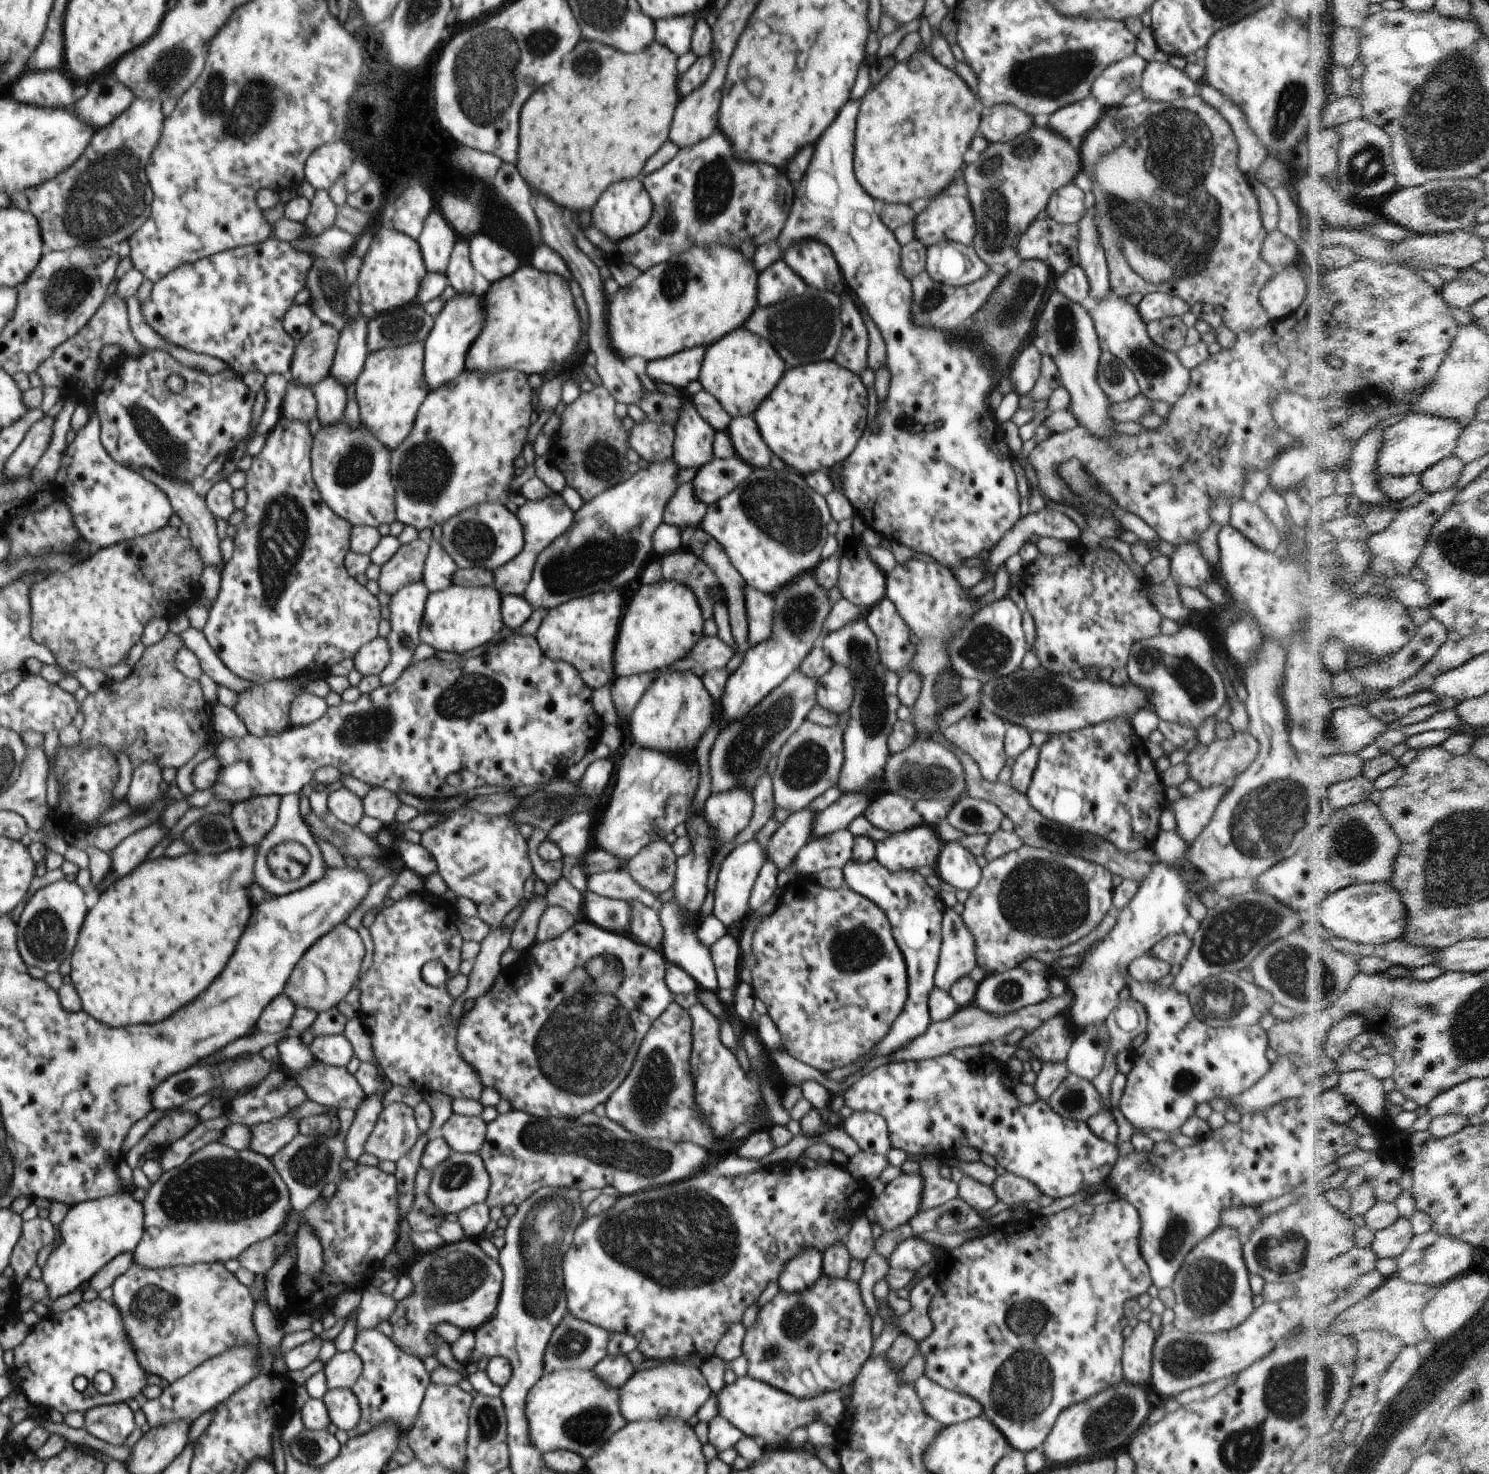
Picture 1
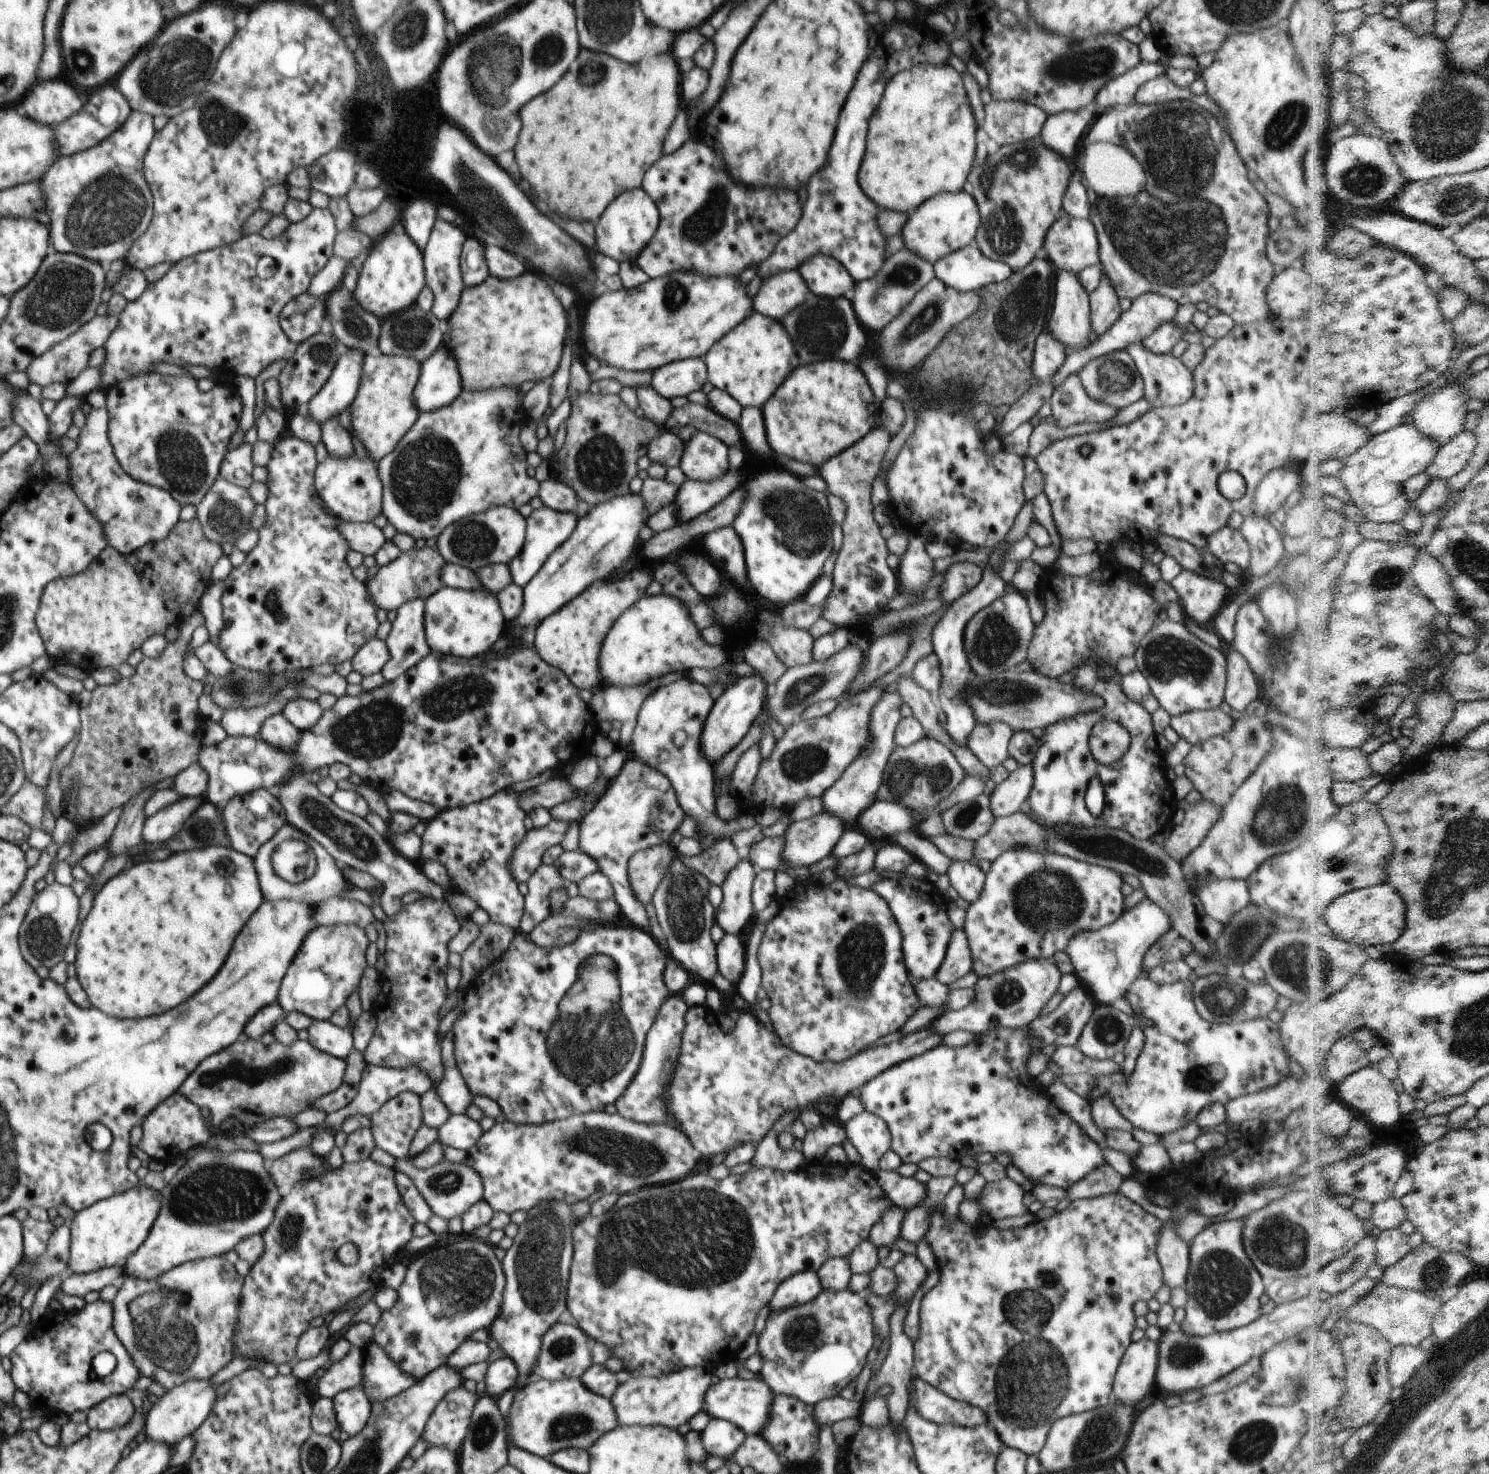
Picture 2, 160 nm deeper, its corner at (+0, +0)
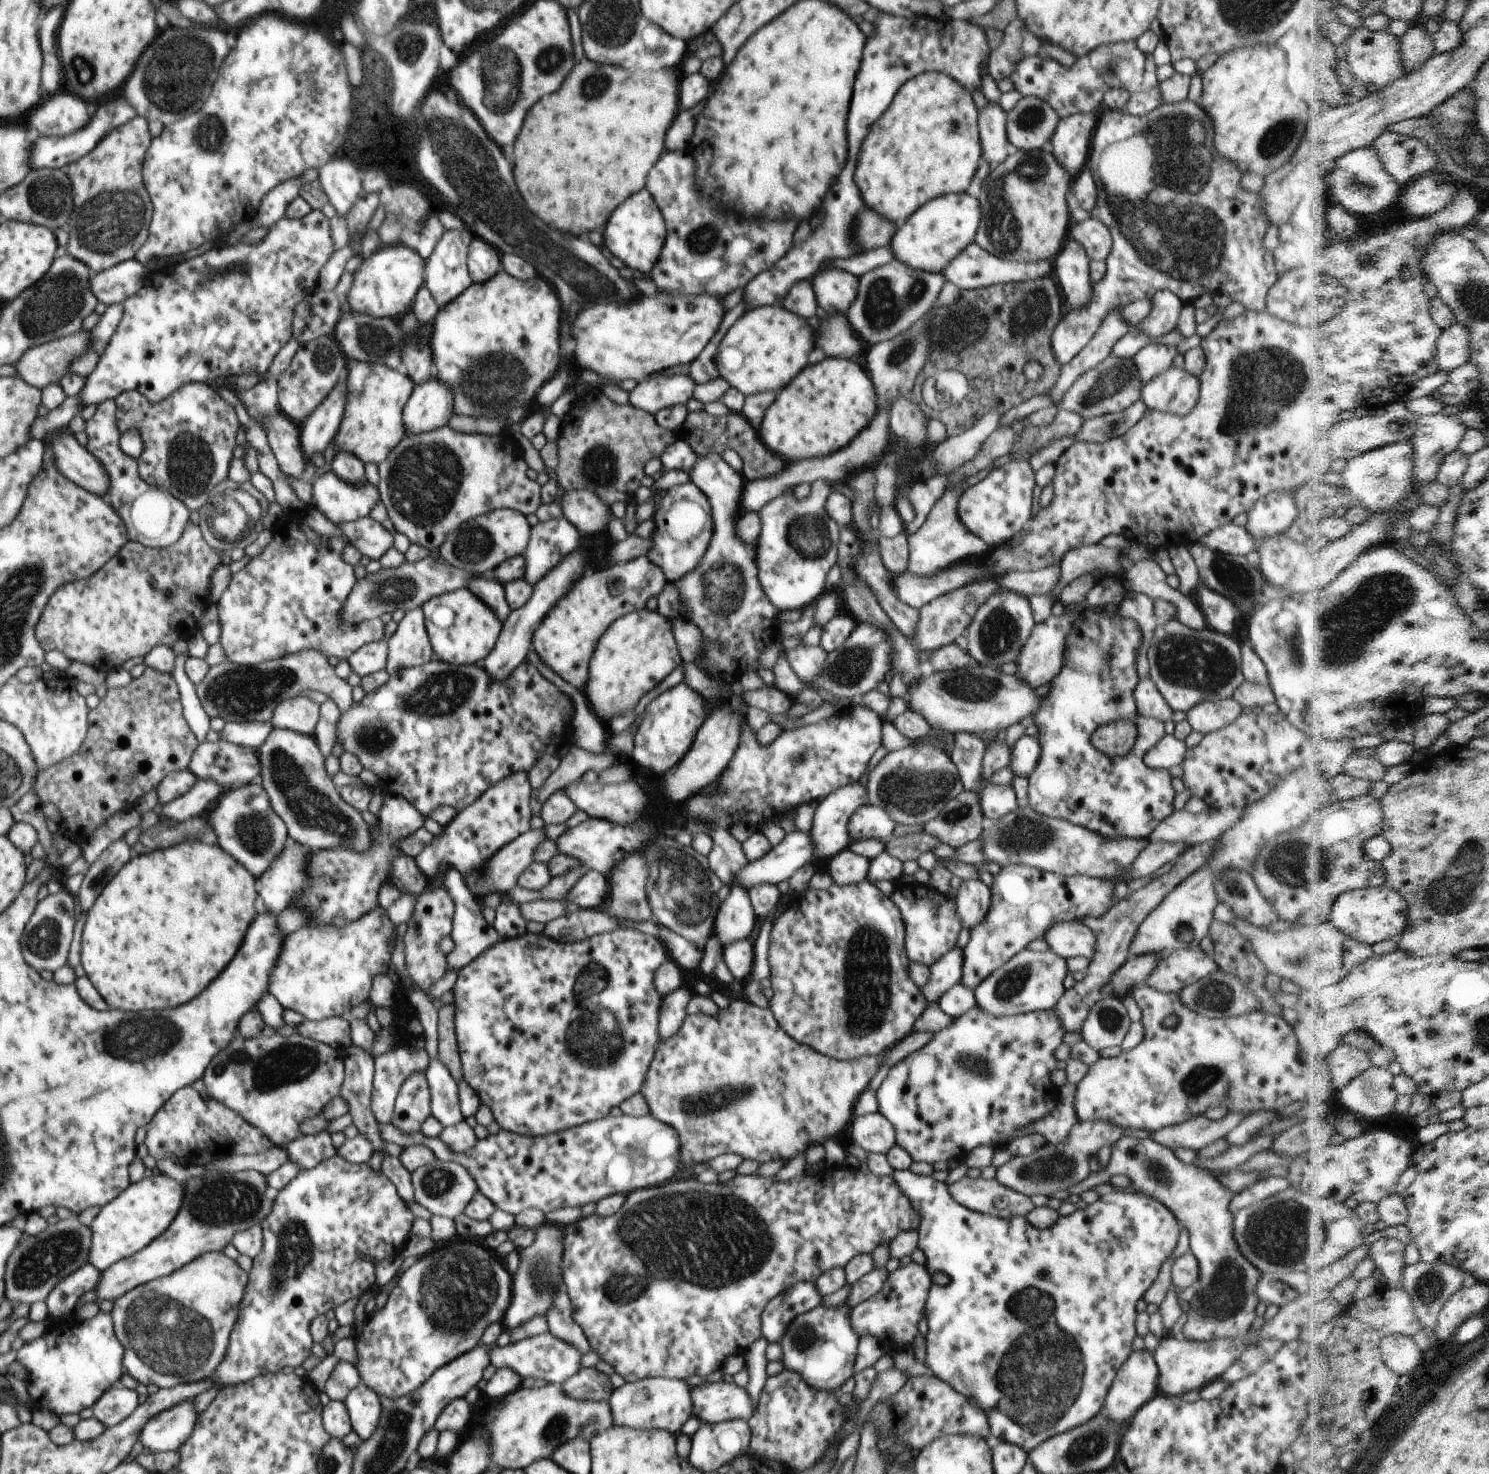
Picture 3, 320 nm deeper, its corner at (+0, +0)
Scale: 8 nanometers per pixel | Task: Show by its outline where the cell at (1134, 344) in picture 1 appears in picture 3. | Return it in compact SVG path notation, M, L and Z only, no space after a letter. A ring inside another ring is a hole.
M1170 367L1143 385L1141 399L1153 411L1186 416L1199 401L1199 378L1185 368Z

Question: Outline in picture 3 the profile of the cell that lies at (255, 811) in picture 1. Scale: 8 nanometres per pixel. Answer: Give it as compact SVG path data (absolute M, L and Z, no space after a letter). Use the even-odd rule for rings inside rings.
M252 781L223 792L216 808L207 811L205 817L216 833L218 844L256 879L268 870L285 848L287 826L274 812L264 787Z

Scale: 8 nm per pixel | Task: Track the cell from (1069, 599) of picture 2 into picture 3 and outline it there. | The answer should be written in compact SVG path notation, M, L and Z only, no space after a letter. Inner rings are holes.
M1058 608L1056 612L1050 615L1043 623L1035 623L1028 640L1024 643L1015 662L1017 670L1015 675L1026 684L1029 684L1034 690L1038 686L1051 684L1052 679L1060 672L1063 665L1063 652L1065 651L1065 638L1070 632L1071 626L1079 619L1078 616L1062 614Z

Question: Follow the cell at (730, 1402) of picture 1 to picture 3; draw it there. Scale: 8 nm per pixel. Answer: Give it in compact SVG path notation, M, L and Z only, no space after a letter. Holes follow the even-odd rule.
M703 1382L691 1388L693 1416L702 1424L714 1424L736 1419L747 1421L754 1412L746 1389L735 1383Z

